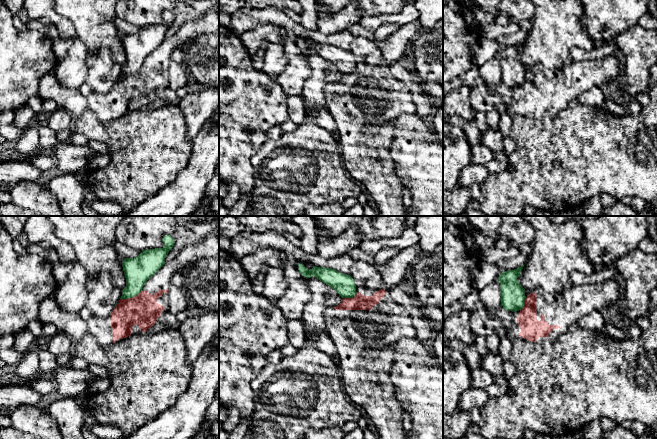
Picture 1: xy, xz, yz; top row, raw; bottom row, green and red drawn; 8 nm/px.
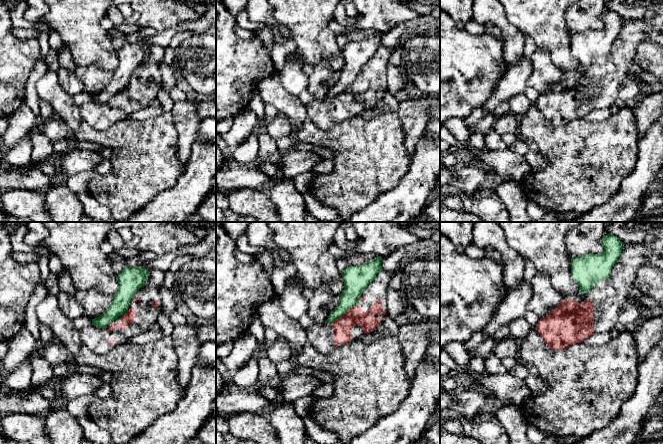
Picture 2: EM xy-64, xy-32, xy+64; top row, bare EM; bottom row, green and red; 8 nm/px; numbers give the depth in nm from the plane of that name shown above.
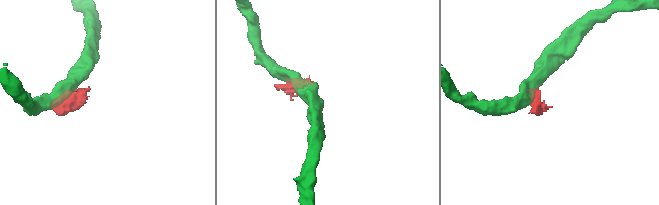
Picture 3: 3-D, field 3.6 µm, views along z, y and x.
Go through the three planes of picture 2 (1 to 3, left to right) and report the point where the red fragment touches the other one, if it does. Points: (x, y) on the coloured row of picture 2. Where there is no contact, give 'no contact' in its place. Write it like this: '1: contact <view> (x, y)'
1: contact xy-64 (124, 312)
2: contact xy-32 (342, 314)
3: no contact

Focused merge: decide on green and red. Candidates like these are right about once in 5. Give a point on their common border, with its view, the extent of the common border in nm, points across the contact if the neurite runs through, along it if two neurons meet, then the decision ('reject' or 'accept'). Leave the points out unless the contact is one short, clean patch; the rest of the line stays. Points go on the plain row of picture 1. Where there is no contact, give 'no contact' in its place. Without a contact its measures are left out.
xy (130, 73) | 190 nm | along xy (141, 66), (132, 73), (120, 75) | reject

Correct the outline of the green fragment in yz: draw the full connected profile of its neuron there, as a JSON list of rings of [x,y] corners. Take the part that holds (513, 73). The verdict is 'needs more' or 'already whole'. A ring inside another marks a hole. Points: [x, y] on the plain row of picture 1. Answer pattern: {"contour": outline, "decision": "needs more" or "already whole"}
{"contour": [[[524,41],[514,46],[502,48],[499,52],[501,82],[505,86],[515,88],[521,86],[525,81],[525,65],[517,56],[523,43]]], "decision": "already whole"}

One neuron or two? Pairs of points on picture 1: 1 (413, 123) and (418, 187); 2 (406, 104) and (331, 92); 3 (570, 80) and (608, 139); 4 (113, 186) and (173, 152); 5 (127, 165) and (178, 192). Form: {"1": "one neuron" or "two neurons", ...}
{"1": "one neuron", "2": "one neuron", "3": "two neurons", "4": "one neuron", "5": "two neurons"}

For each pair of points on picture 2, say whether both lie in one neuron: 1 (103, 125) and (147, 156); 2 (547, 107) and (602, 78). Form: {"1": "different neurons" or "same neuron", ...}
{"1": "different neurons", "2": "same neuron"}

